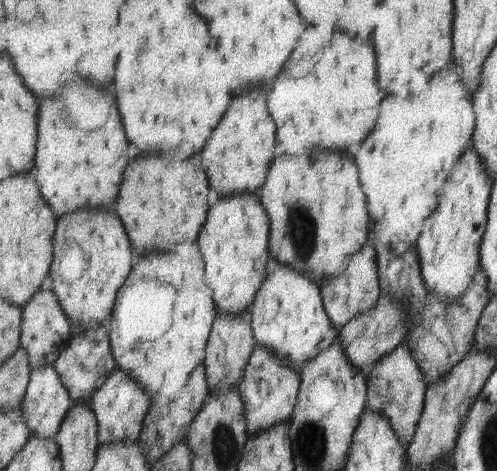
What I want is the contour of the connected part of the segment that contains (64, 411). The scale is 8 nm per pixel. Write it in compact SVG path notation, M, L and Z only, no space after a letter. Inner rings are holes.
M55 365L32 370L26 395L20 406L24 412L25 424L28 424L29 432L32 432L31 436L53 440L59 434L73 403L72 396L69 396L69 389L64 380L61 380L60 372L57 372Z

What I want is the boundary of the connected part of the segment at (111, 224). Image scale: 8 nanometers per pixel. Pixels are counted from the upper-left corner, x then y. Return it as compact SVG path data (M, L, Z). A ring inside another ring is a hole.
M85 208L61 218L57 226L57 236L53 240L57 260L53 260L51 290L55 292L57 300L63 306L63 312L75 328L95 328L109 323L119 288L127 282L133 268L133 244L129 240L123 220L113 214L103 214L101 218L97 218L97 214L103 214L103 208Z

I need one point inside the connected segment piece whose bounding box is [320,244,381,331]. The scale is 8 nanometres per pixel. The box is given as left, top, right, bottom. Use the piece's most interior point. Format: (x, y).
(357, 290)

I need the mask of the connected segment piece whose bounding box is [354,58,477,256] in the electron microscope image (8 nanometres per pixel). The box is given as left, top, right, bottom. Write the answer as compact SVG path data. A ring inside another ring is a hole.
M447 58L437 60L437 64L427 64L425 72L415 70L409 86L401 86L385 98L375 130L365 142L354 144L354 152L357 152L354 158L361 168L365 194L369 196L369 218L377 224L379 240L389 245L395 256L403 256L417 246L425 228L425 220L435 212L440 192L444 191L445 184L453 176L465 152L469 152L477 126L474 94L469 92L461 76L455 72L455 62L449 62Z

